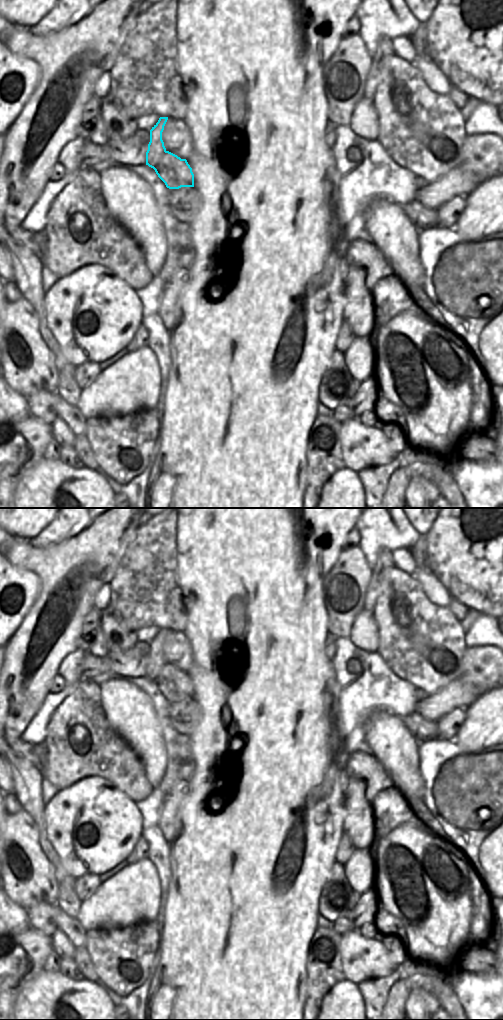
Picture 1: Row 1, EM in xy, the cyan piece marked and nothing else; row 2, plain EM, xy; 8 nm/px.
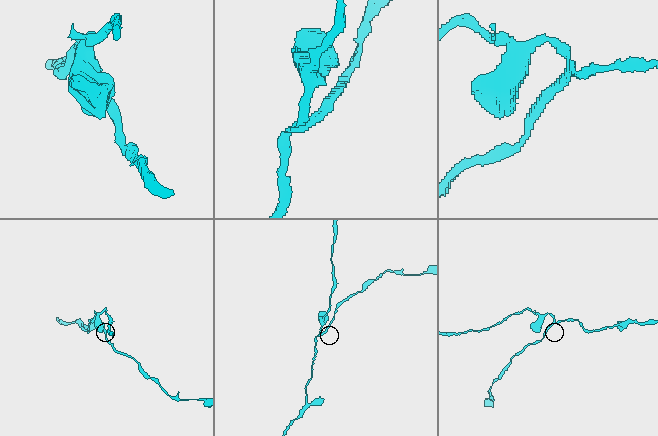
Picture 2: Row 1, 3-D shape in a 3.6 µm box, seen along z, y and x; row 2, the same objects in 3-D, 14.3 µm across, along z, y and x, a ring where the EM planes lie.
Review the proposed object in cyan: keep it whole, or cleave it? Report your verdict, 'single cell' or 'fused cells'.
fused cells

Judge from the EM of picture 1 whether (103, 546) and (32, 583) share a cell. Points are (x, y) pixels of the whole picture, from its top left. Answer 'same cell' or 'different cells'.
different cells

